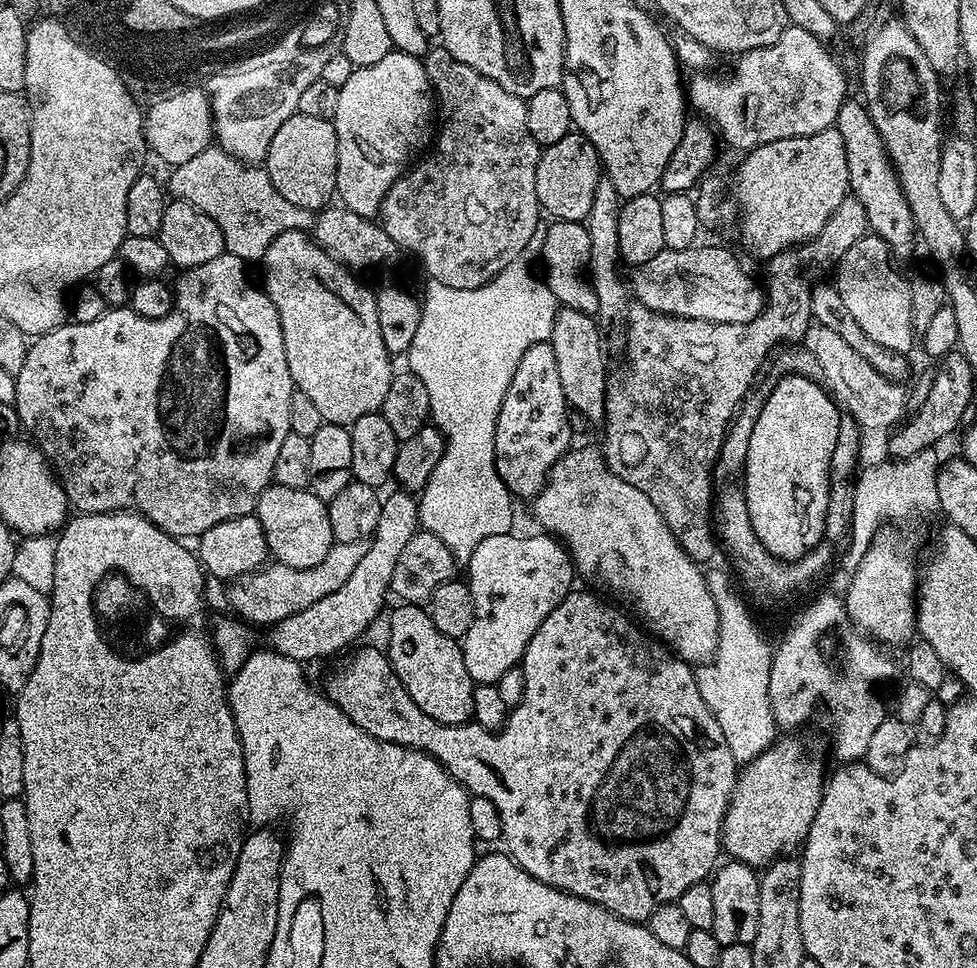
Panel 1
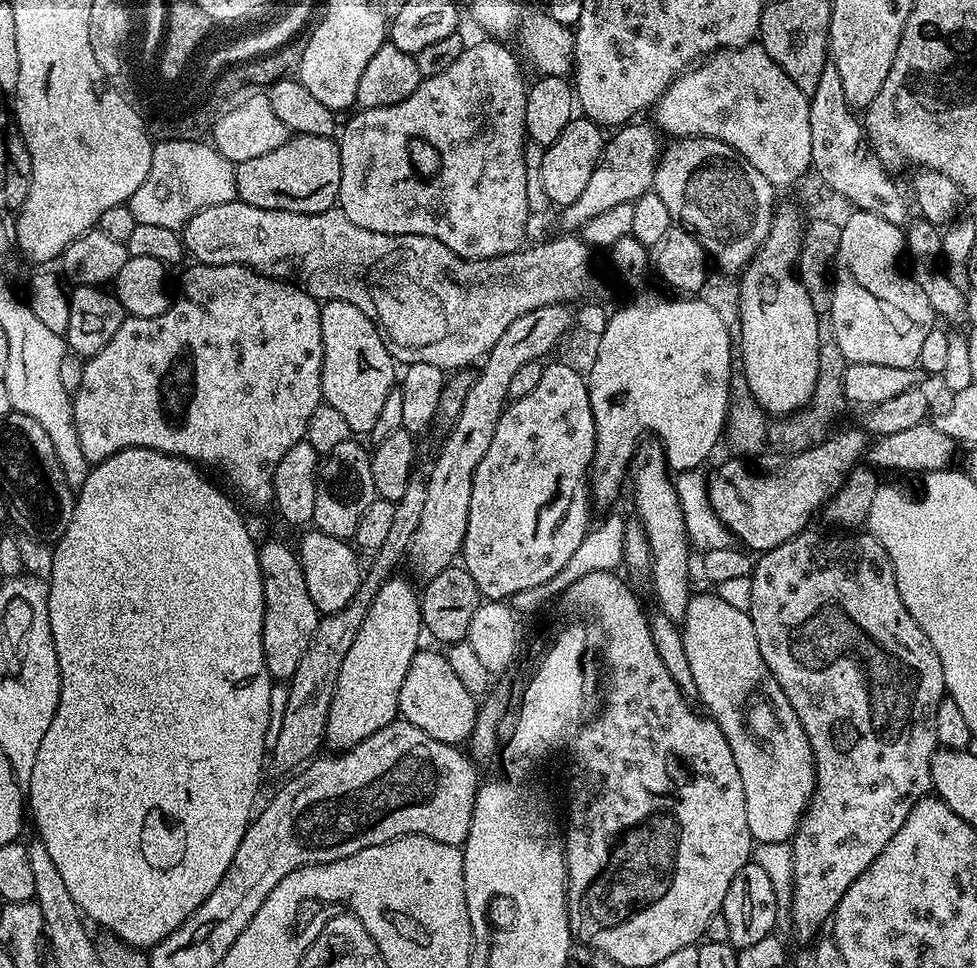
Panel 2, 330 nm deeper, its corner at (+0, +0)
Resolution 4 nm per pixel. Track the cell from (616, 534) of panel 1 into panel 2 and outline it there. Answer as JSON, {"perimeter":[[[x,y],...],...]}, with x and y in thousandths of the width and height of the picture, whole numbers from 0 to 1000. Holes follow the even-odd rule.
{"perimeter":[[[712,614],[707,617],[701,628],[701,636],[698,642],[698,663],[702,667],[702,684],[706,684],[706,692],[710,696],[712,719],[721,726],[720,735],[733,745],[743,767],[747,767],[751,787],[755,787],[755,800],[759,800],[759,816],[764,816],[764,853],[768,853],[771,869],[774,872],[801,872],[810,869],[811,865],[815,863],[815,855],[819,852],[823,838],[827,836],[827,831],[831,827],[831,817],[835,815],[835,788],[831,782],[829,767],[825,762],[825,754],[821,750],[821,746],[817,746],[817,738],[813,738],[813,729],[809,729],[805,717],[800,717],[800,709],[796,709],[792,696],[788,696],[788,692],[782,686],[780,676],[776,671],[776,659],[772,655],[772,643],[767,638],[763,629],[751,626],[747,622],[739,622],[739,618],[735,615],[714,616]]]}

